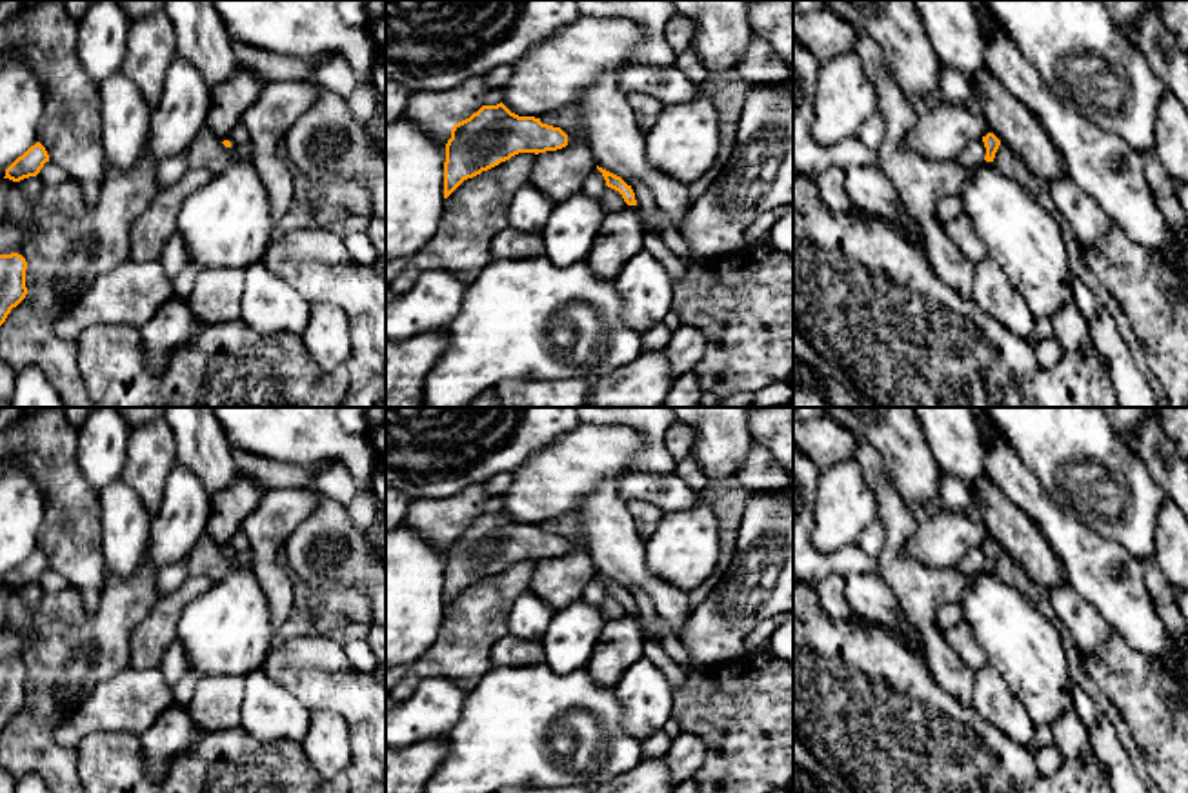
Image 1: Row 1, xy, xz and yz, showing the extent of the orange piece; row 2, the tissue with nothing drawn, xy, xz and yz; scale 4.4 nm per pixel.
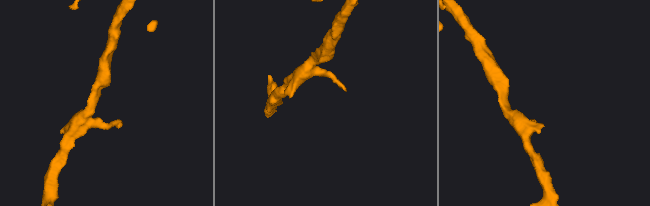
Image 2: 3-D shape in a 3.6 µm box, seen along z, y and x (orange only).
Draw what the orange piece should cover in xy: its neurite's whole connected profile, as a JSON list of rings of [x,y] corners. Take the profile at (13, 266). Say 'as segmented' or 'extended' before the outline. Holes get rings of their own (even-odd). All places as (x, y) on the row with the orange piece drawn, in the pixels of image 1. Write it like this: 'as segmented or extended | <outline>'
as segmented | [[[0,255],[0,326],[27,295],[25,269],[27,262],[22,255]]]

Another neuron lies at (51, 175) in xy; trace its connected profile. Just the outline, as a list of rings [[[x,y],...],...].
[[[51,160],[44,164],[36,176],[42,180],[44,187],[56,187],[58,184],[69,180],[69,175]]]

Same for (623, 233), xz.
[[[628,206],[604,218],[586,262],[589,269],[604,278],[615,280],[624,264],[644,249],[644,224],[637,206]]]

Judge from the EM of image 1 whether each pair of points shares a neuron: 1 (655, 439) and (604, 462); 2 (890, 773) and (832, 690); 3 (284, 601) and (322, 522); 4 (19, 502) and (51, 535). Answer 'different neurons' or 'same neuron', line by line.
1: different neurons
2: same neuron
3: different neurons
4: different neurons

